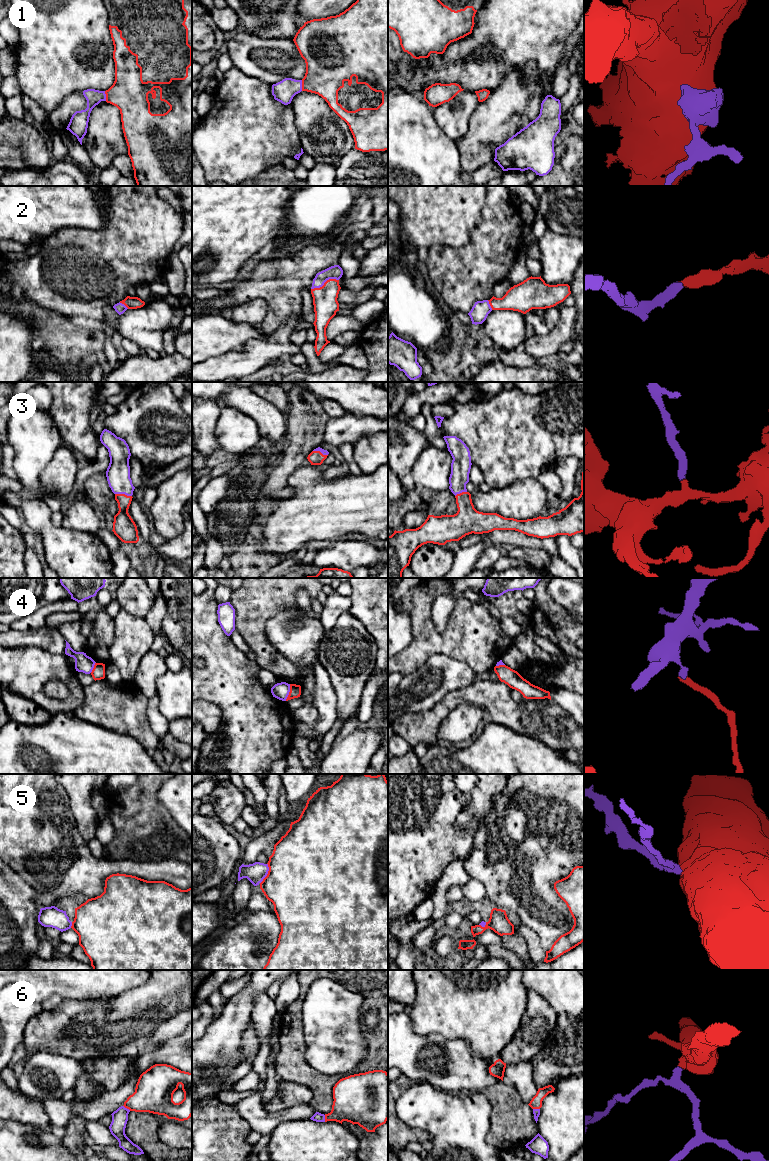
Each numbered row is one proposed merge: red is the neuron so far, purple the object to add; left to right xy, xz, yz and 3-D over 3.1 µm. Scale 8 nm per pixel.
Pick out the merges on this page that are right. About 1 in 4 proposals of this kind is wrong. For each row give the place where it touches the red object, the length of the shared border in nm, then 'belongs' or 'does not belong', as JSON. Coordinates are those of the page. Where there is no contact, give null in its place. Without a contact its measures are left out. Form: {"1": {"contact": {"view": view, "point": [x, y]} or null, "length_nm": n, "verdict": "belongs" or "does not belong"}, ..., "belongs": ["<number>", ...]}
{"1": {"contact": {"view": "xz", "point": [302, 85]}, "length_nm": 90, "verdict": "belongs"}, "2": {"contact": {"view": "xz", "point": [324, 283]}, "length_nm": 240, "verdict": "belongs"}, "3": {"contact": {"view": "xy", "point": [123, 494]}, "length_nm": 140, "verdict": "belongs"}, "4": {"contact": {"view": "xz", "point": [289, 692]}, "length_nm": 140, "verdict": "does not belong"}, "5": {"contact": {"view": "xz", "point": [268, 873]}, "length_nm": 180, "verdict": "belongs"}, "6": {"contact": {"view": "xy", "point": [127, 1108]}, "length_nm": 80, "verdict": "belongs"}, "belongs": ["1", "2", "3", "5", "6"]}

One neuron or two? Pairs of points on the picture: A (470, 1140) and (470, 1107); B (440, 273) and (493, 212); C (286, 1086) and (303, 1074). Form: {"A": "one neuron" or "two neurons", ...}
{"A": "one neuron", "B": "one neuron", "C": "two neurons"}

